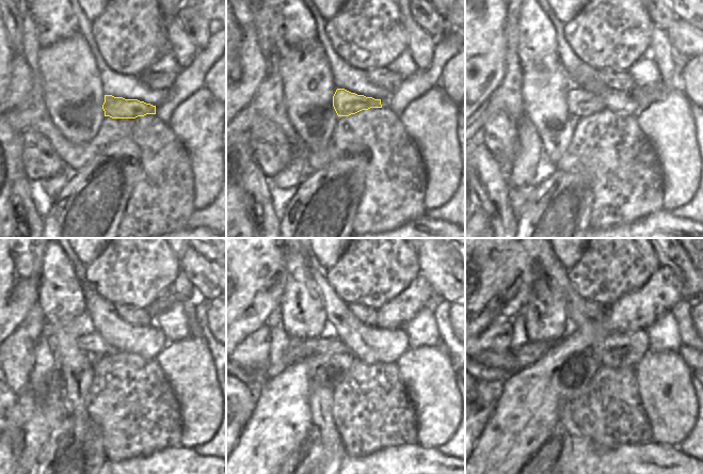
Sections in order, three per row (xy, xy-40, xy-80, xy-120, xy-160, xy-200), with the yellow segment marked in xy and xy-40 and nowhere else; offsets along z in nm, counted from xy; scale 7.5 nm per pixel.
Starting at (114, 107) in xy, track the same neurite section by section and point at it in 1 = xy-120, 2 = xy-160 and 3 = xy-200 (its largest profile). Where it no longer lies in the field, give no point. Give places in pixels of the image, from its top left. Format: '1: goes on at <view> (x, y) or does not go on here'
1: goes on at xy-120 (94, 344)
2: goes on at xy-160 (296, 350)
3: goes on at xy-200 (511, 360)

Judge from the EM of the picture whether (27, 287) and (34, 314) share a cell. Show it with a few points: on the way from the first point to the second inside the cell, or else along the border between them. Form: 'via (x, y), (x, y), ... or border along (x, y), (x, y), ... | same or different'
border along (37, 301), (32, 305), (18, 327) | different

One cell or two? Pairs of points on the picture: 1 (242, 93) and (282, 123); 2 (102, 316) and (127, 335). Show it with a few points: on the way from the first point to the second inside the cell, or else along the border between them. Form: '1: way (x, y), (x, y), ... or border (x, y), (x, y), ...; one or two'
1: border (264, 78), (255, 95), (237, 113); two
2: way (108, 322), (121, 335); one

